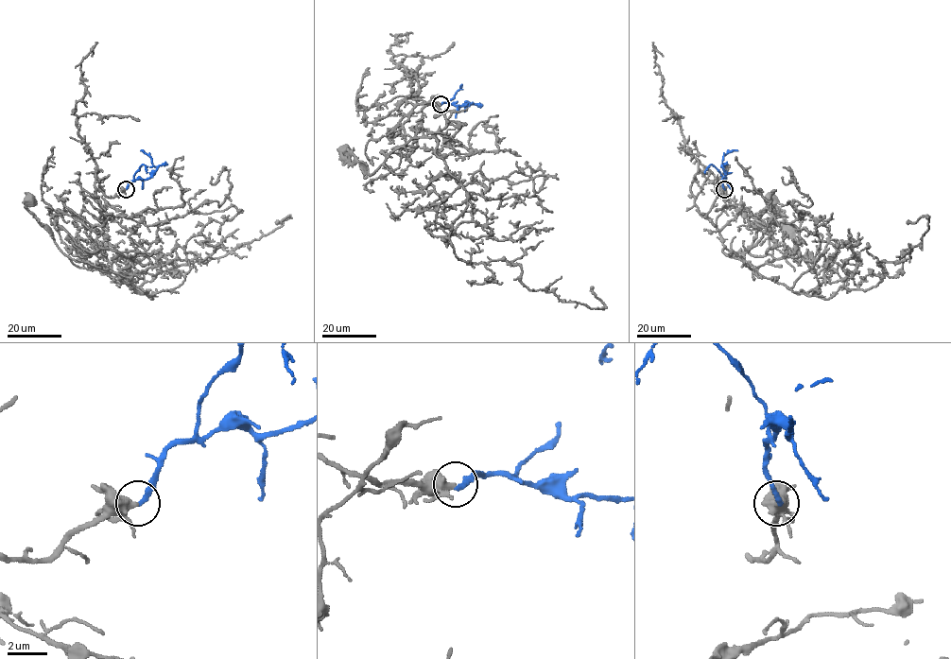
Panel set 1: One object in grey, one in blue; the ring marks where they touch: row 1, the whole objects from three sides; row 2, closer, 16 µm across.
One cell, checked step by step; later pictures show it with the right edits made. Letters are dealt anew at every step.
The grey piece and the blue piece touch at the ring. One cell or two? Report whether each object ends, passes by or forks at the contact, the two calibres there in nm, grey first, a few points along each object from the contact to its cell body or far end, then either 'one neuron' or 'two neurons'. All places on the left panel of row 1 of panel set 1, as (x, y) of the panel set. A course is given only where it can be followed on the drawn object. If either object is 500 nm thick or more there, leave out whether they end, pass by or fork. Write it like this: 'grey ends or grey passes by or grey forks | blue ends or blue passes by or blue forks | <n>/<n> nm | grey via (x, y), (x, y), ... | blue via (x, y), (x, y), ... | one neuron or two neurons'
500/260 nm | grey via (126, 189), (95, 192), (106, 217), (90, 232), (132, 261), (117, 272), (65, 255), (29, 199) | blue via (126, 189), (130, 182), (147, 179), (157, 167), (149, 156), (140, 150) | one neuron

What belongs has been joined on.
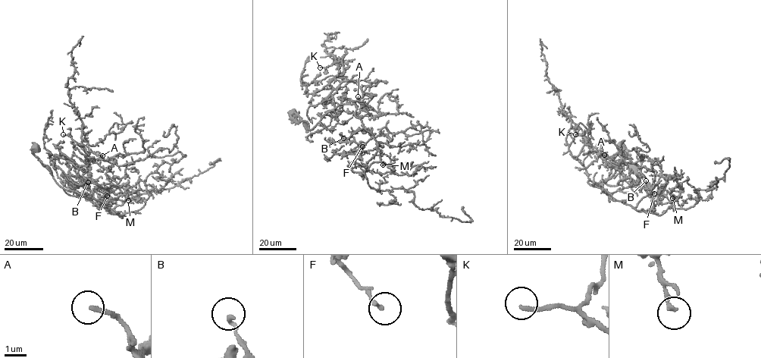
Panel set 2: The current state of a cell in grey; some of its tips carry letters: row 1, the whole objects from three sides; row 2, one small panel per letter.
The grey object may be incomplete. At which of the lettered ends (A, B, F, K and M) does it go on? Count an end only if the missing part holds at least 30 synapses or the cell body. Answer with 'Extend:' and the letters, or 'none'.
Extend: A, K

